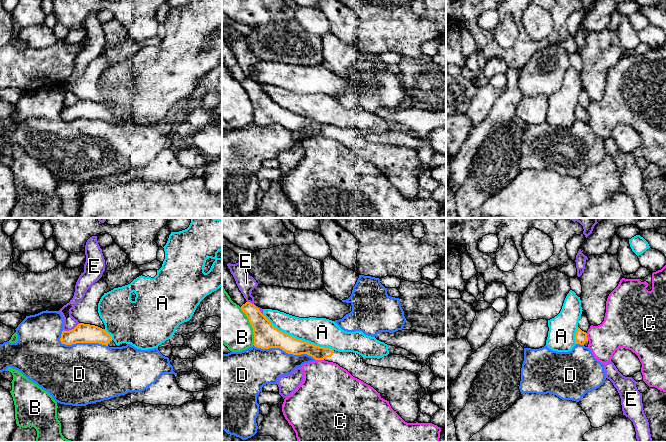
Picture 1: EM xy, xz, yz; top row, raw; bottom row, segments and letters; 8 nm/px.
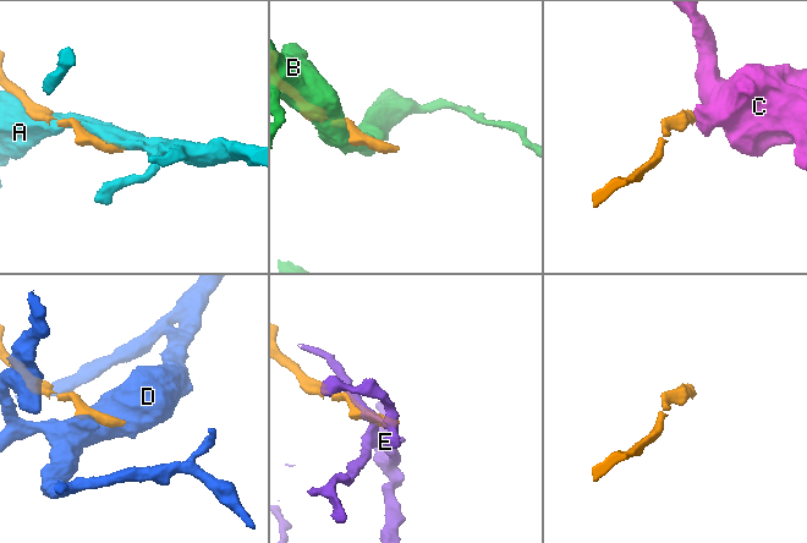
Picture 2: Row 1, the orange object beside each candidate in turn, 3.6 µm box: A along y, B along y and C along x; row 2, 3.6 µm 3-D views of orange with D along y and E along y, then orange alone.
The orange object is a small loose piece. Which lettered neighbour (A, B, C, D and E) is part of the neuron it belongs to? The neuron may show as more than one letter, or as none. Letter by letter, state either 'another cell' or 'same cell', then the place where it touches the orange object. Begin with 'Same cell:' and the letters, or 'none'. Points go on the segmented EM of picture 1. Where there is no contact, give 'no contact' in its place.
Same cell: none
A: another cell; contact xz (297, 339)
B: another cell; contact xz (251, 325)
C: another cell; contact xz (320, 359)
D: another cell; contact xz (284, 350)
E: another cell; contact xz (255, 306)

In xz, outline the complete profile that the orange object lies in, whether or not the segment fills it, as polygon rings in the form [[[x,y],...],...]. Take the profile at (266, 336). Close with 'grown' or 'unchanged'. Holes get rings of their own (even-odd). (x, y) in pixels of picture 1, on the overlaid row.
[[[250,302],[241,306],[253,328],[254,346],[261,349],[280,348],[288,354],[307,354],[315,360],[338,364],[353,377],[373,387],[388,397],[391,408],[407,423],[418,419],[418,392],[421,388],[418,377],[408,370],[395,370],[368,365],[363,357],[353,352],[338,352],[298,340],[274,327]]]; grown

